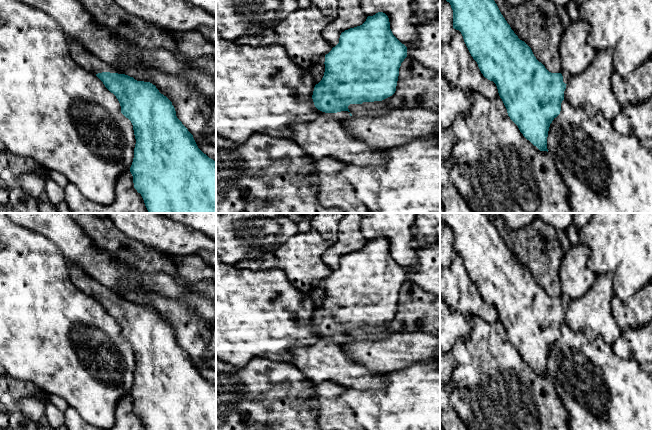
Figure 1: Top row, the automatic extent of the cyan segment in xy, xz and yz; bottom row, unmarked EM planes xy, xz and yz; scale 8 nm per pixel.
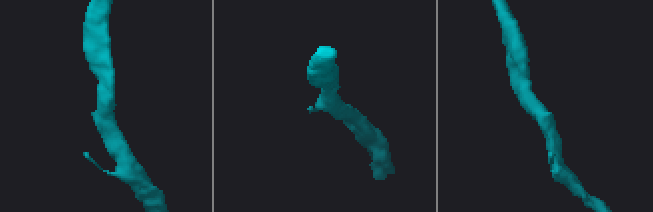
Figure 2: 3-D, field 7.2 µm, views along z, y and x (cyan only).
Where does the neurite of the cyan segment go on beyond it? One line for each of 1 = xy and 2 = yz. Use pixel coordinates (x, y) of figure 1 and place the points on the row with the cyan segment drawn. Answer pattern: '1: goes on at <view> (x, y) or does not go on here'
1: goes on at xy (84, 58)
2: goes on at yz (566, 75)

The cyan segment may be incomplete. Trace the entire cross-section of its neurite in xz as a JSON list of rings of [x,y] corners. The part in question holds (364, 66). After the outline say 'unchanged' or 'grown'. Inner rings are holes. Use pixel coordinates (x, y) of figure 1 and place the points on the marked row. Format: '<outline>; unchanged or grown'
[[[383,12],[368,16],[362,25],[345,30],[340,35],[339,43],[325,55],[324,76],[314,87],[312,99],[319,115],[344,120],[354,115],[348,109],[350,104],[382,101],[392,96],[396,91],[399,68],[406,57],[407,47],[393,35],[389,18]]]; grown

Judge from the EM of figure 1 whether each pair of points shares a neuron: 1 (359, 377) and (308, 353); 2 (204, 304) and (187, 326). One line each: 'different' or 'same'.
1: same
2: different

